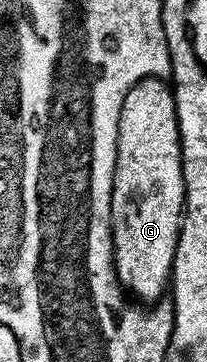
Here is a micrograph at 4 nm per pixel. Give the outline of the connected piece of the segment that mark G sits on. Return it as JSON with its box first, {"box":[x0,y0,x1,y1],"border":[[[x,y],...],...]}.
{"box":[111,78,184,302],"border":[[[161,78],[141,80],[121,103],[111,198],[113,268],[121,287],[138,301],[157,302],[164,297],[161,296],[164,292],[166,295],[184,207],[181,135],[177,129],[177,103],[173,101],[172,87]]]}

